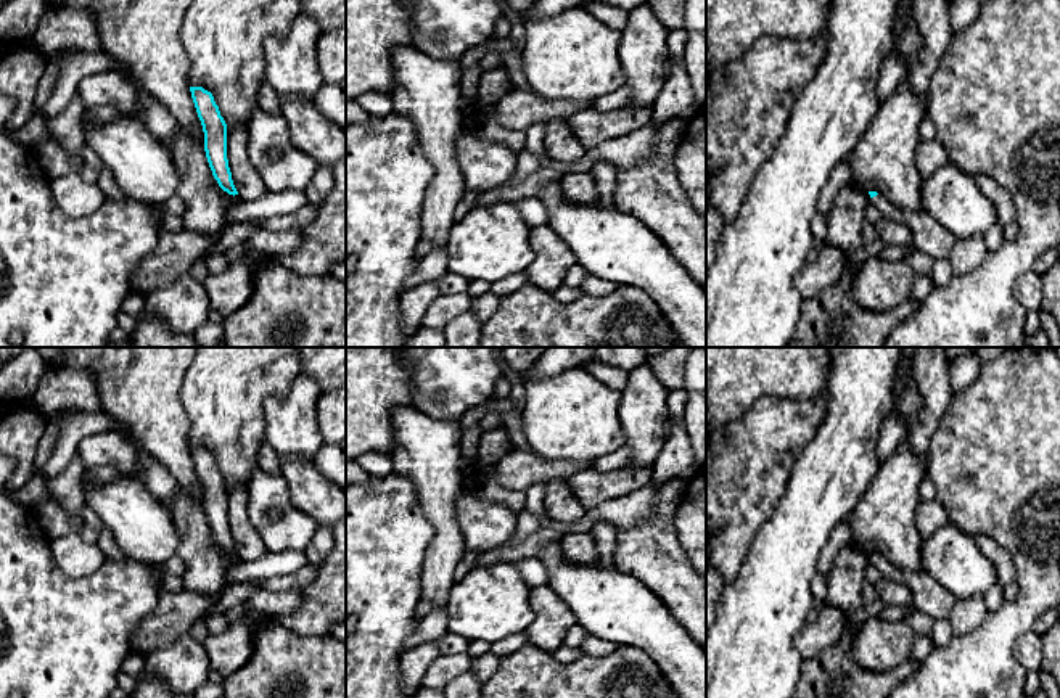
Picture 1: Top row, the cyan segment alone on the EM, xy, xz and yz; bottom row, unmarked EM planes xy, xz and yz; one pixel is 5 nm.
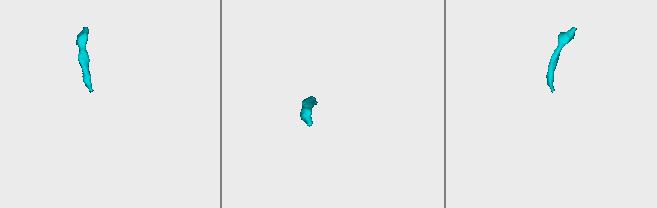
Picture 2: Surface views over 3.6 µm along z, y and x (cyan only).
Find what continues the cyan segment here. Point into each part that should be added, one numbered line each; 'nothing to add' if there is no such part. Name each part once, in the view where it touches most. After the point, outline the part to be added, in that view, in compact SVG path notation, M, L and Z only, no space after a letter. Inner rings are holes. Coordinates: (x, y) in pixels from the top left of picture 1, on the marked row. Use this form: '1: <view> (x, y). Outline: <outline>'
1: yz (930, 237). Outline: M880 195L870 198L870 203L878 207L883 217L909 225L914 233L912 246L926 253L935 261L947 257L957 241L957 238L923 207L917 212L904 211Z

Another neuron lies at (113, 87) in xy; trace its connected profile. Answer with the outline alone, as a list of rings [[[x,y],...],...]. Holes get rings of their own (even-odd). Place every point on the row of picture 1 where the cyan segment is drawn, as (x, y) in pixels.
[[[106,71],[84,77],[77,87],[85,108],[98,105],[114,106],[121,116],[138,114],[138,92],[135,84],[121,71]]]

